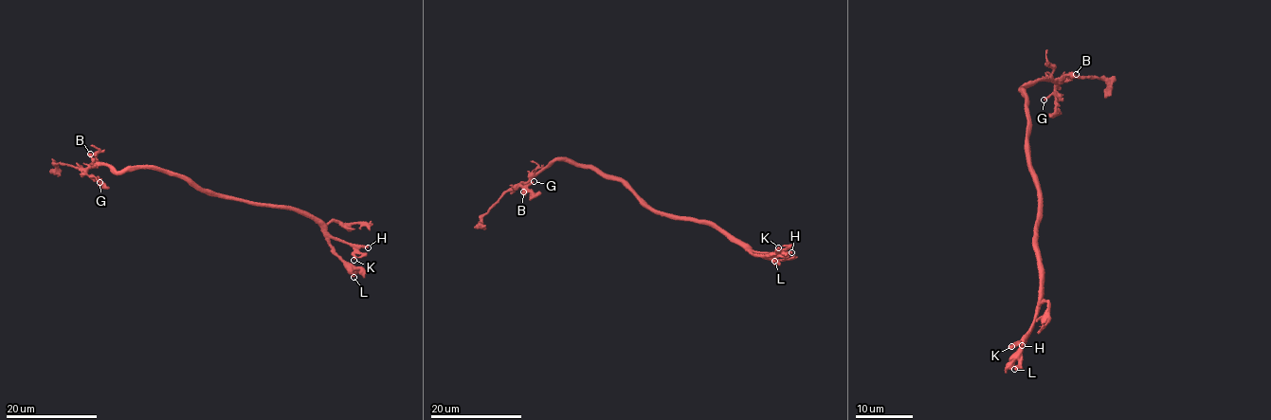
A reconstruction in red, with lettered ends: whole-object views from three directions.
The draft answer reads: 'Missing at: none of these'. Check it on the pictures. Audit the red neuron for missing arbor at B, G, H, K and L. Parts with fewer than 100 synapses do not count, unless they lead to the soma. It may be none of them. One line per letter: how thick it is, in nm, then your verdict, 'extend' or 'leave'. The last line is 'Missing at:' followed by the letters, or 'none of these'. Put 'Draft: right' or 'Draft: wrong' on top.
Draft: wrong
B: 700 nm thick; leave
G: 260 nm thick; leave
H: 400 nm thick; extend
K: 460 nm thick; leave
L: 550 nm thick; leave
Missing at: H

